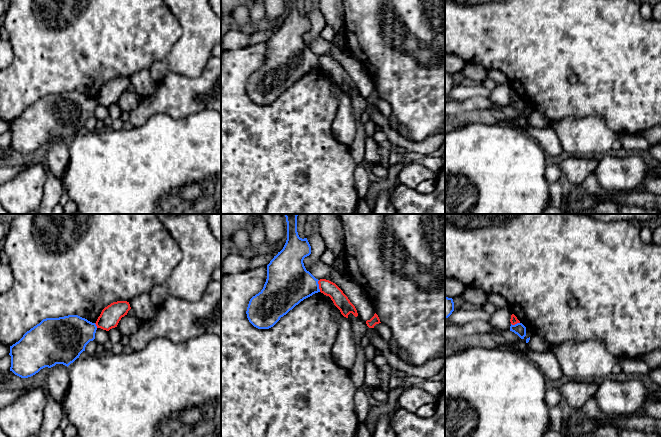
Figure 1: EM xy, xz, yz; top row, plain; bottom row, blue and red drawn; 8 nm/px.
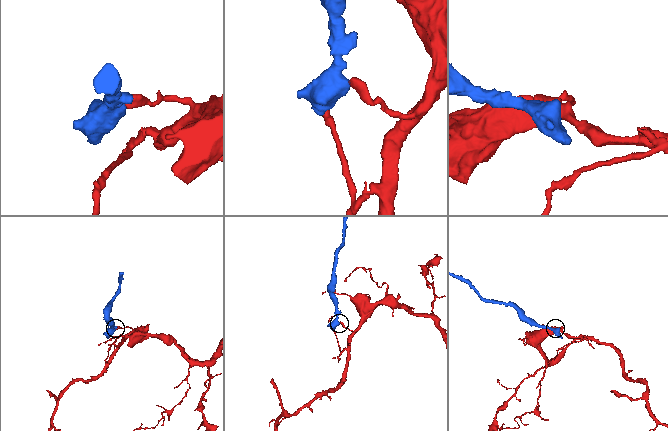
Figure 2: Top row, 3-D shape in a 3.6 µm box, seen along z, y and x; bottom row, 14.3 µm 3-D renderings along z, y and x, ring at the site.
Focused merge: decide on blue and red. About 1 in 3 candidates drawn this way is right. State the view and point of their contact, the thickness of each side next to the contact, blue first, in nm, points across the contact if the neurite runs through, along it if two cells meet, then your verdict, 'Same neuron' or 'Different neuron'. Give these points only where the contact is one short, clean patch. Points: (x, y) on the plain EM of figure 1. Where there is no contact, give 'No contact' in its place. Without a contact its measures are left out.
Touches blue at xz (318, 62). Thickness 360 nm (blue) against 120 nm. Boundary: xz (318, 56), (320, 67). Different neuron

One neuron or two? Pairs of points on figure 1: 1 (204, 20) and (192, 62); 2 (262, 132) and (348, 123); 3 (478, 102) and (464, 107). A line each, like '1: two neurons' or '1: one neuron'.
1: one neuron
2: two neurons
3: one neuron

